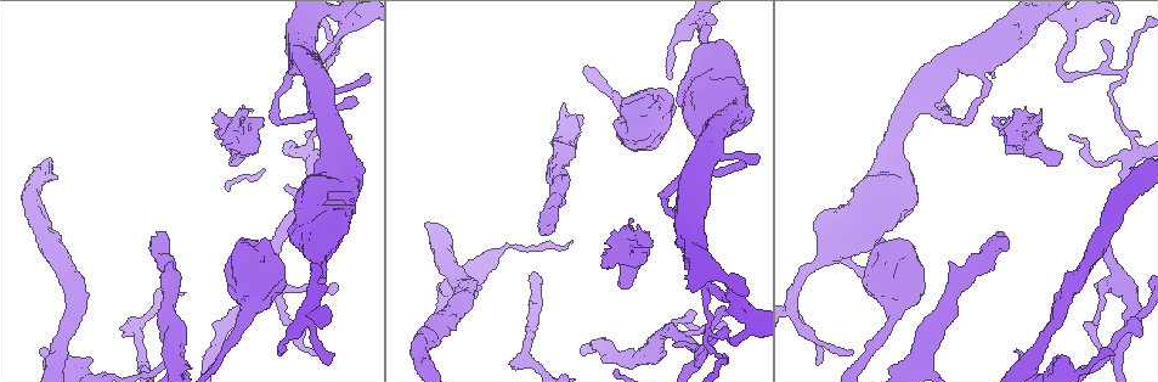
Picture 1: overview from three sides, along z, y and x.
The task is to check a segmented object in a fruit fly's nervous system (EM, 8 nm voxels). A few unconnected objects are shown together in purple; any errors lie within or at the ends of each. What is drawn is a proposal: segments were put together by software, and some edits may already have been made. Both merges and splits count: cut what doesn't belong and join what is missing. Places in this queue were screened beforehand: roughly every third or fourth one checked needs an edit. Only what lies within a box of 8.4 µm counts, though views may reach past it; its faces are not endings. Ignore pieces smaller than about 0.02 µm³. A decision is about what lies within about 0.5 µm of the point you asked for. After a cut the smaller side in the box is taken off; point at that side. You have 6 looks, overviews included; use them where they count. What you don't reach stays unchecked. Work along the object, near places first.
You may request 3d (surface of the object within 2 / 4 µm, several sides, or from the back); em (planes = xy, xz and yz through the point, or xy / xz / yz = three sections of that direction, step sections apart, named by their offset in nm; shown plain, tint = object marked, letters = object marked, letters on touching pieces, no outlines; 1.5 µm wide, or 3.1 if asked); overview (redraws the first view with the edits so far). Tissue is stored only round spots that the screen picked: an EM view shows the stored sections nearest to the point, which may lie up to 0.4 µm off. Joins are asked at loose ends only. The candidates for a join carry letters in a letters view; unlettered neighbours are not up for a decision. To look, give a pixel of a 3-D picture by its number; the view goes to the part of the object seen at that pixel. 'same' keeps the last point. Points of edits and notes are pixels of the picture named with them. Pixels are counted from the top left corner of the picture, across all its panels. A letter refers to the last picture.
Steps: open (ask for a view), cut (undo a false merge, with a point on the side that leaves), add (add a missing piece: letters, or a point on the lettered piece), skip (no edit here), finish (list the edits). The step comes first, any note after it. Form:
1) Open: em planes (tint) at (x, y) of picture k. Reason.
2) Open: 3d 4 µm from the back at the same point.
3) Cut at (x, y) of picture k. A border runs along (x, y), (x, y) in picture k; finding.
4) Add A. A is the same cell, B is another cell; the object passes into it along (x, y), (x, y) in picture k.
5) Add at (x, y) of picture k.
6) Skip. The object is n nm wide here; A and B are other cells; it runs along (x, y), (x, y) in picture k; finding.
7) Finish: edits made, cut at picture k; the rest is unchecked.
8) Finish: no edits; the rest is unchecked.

Open: 3d 2 µm at (1113, 354) of picture 1. Free end.

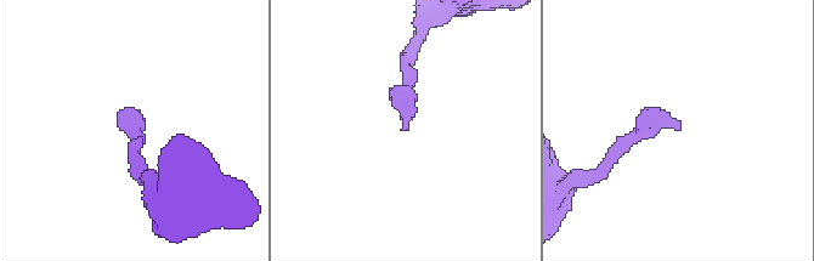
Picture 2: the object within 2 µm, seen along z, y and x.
Open: em yz step 4 (tint) at (675, 125) of picture 2.

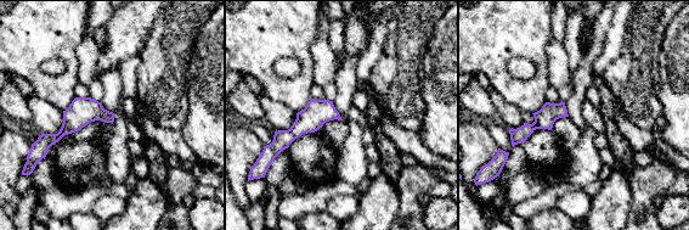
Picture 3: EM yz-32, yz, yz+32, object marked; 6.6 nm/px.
Open: em yz step 4 (letters) at the same point. See the neighbours.

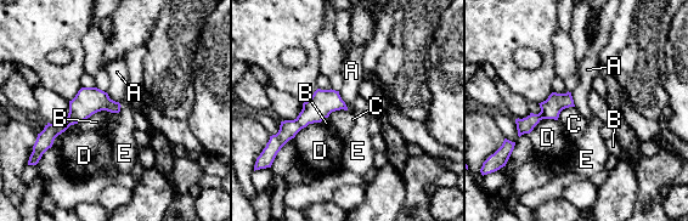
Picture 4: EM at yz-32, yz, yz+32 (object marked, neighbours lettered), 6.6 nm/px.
Skip. A, B, C, D and E are other cells; it runs along (117, 106), (85, 105), (46, 132) in picture 4; none of them fits.

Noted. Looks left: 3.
Open: em yz step 8 (tint) at (55, 360) of picture 1. Thick turns thin.

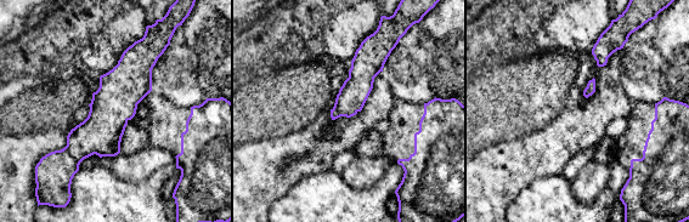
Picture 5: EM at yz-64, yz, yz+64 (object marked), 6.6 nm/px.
Open: em planes (letters) at the same point.

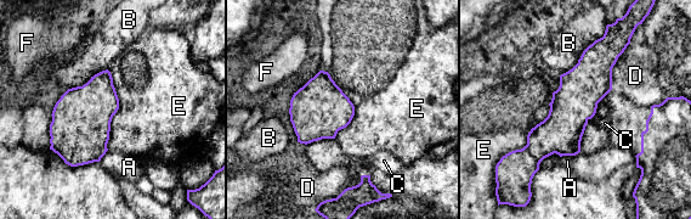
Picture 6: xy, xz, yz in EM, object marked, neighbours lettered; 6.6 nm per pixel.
Skip. The object is 300 nm wide here; the longest contact is with E, 500 nm; A, B, C, D, E and F are other cells; continuous, no second neuron.

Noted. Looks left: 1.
Finish: no edits; the rest is unchecked.

